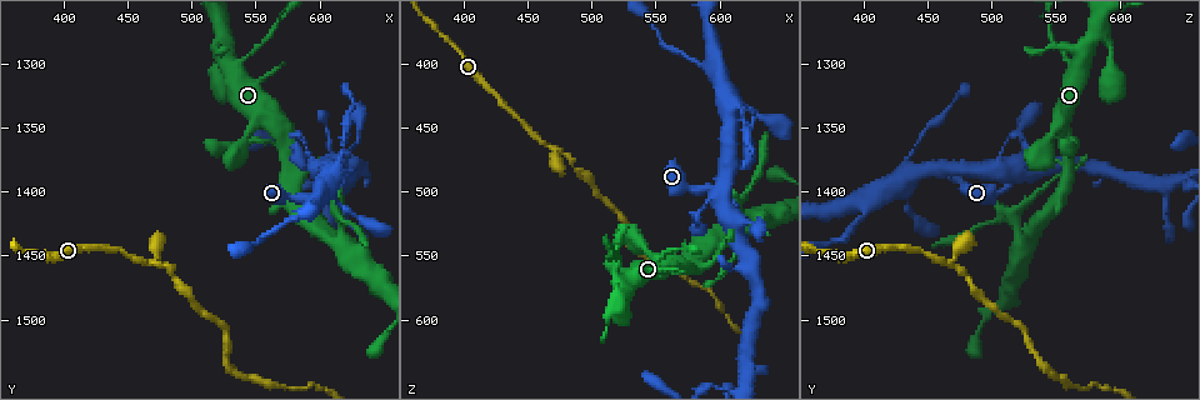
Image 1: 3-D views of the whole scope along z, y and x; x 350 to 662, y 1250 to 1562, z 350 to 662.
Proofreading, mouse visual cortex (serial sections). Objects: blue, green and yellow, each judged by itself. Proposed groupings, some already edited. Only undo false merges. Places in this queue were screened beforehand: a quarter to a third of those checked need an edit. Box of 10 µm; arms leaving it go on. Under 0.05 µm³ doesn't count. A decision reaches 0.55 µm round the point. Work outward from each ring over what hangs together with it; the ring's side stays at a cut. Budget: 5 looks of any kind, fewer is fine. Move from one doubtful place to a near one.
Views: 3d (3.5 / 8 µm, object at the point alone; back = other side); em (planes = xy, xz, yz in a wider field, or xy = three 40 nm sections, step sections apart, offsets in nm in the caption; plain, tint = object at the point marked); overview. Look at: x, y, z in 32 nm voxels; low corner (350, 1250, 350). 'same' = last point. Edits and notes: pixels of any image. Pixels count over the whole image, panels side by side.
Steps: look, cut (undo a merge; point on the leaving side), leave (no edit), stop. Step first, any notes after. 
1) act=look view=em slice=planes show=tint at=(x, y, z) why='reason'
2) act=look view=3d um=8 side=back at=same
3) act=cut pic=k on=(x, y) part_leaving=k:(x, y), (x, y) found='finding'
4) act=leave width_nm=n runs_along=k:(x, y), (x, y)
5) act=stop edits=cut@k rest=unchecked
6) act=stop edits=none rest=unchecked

act=look view=3d um=8 at=(470, 1458, 464) why='arms part here'

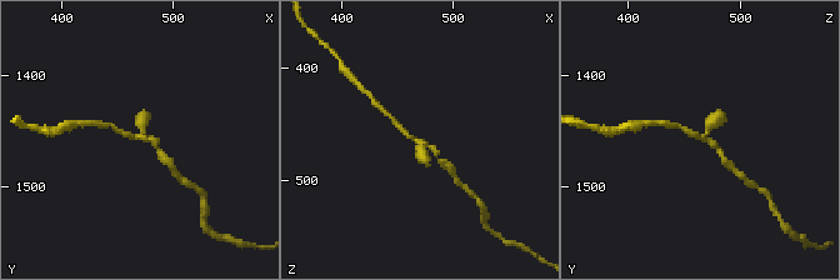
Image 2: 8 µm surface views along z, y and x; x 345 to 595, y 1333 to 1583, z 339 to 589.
act=look view=3d um=3.5 at=same

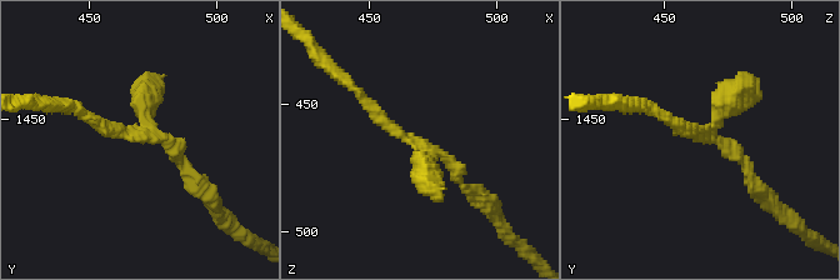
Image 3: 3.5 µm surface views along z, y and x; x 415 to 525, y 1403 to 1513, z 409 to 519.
act=look view=em slice=planes show=tint at=(470, 1456, 466)

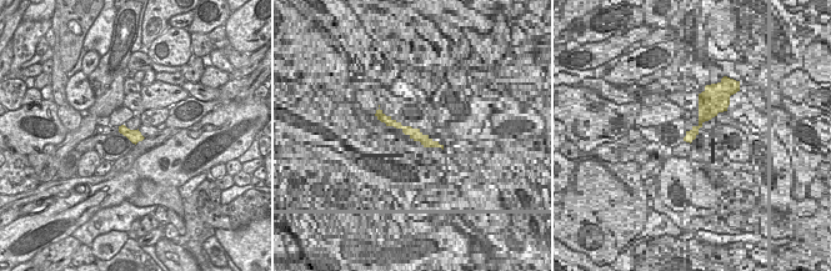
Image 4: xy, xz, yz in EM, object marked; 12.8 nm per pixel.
act=leave runs_along=3:(360, 95), (471, 189) found='continuous, no second cell'

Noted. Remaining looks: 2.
act=look view=em slice=xy step=1 show=tint at=(590, 1368, 506) why='sudden change in width'

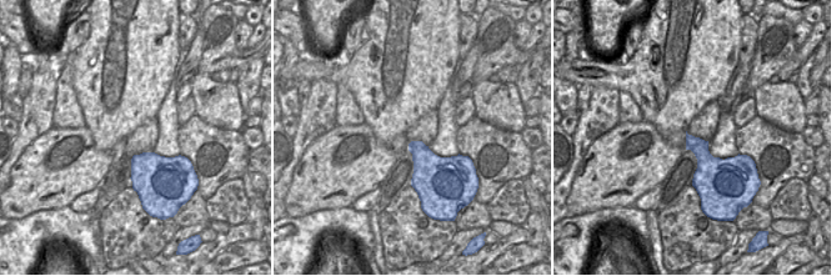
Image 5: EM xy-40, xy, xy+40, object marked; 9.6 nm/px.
act=look view=3d um=3.5 at=same

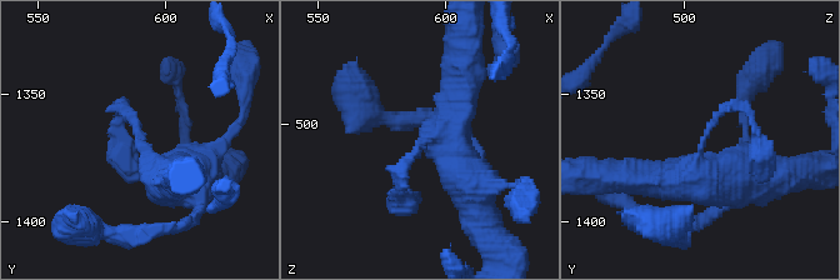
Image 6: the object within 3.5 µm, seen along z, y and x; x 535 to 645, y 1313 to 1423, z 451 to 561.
act=leave arm_widths_nm=150,500 runs_along=6:(184, 178), (119, 124) found='one cell here'

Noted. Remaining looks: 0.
act=stop edits=none rest=unchecked

